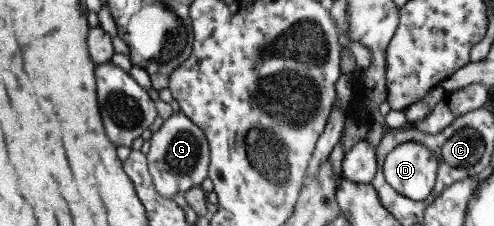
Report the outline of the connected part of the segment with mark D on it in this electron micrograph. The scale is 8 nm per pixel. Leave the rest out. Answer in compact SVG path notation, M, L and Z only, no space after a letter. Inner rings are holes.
M419 143L400 144L383 161L383 177L403 197L420 200L433 189L438 159Z

